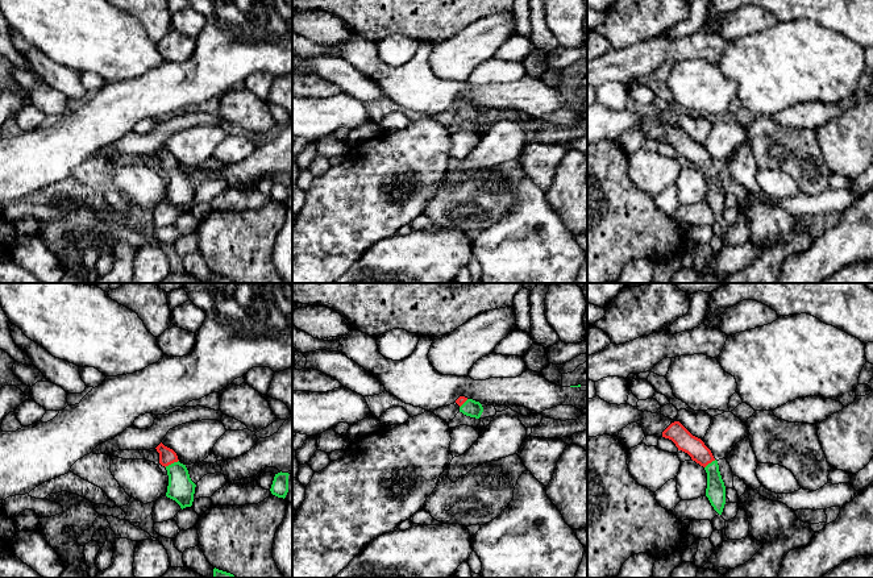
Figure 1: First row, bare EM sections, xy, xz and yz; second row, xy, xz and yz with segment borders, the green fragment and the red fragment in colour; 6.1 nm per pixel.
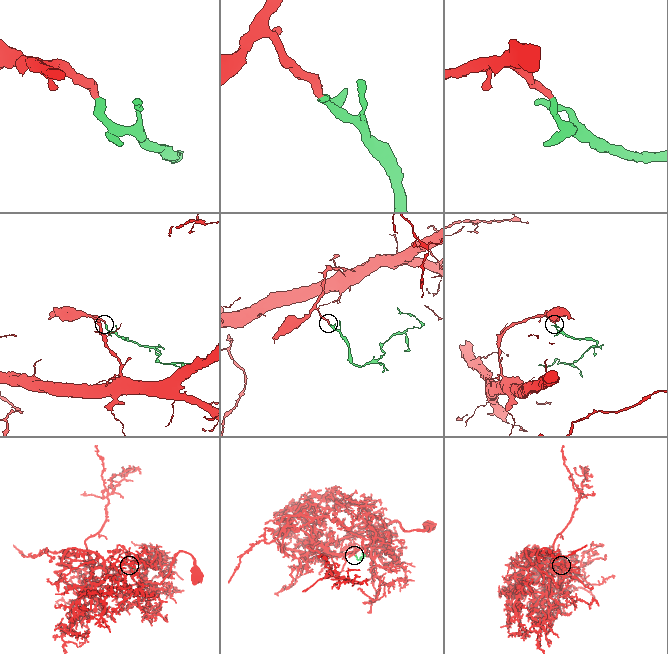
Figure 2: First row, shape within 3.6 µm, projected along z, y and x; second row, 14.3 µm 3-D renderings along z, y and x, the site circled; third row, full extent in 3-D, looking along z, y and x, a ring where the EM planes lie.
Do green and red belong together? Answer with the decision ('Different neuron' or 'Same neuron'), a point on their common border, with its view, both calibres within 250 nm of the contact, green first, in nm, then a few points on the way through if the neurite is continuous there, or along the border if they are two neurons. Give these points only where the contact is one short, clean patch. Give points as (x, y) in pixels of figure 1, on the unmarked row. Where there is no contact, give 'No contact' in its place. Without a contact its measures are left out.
Same neuron. Touches green at xy (171, 169). Thickness 160 nm (green) against 100 nm. Path across: xy (181, 194), (178, 178), (171, 169), (167, 161)

